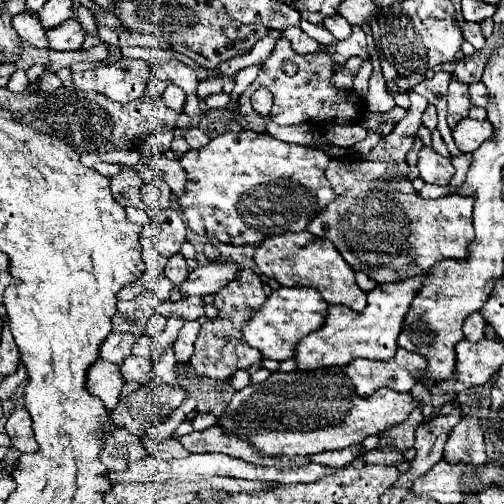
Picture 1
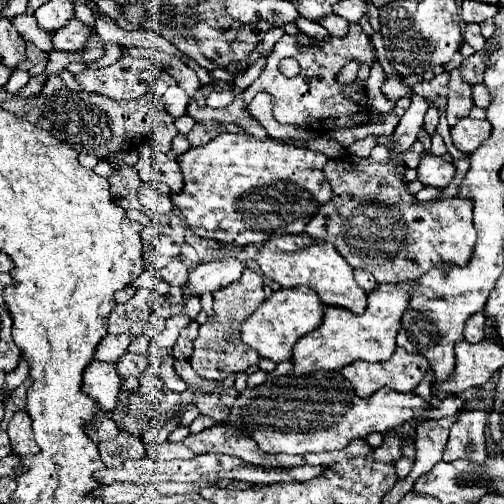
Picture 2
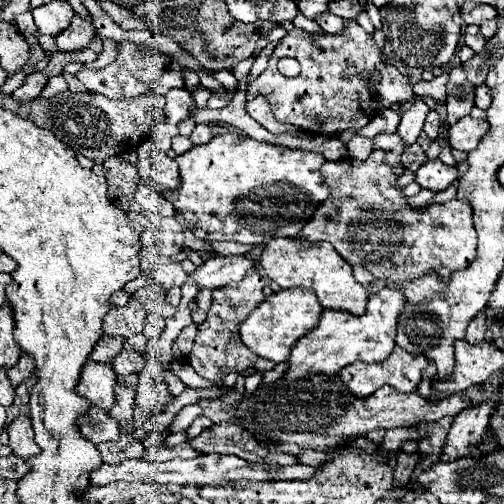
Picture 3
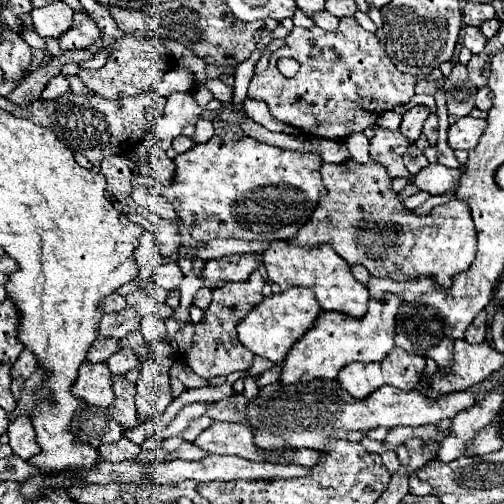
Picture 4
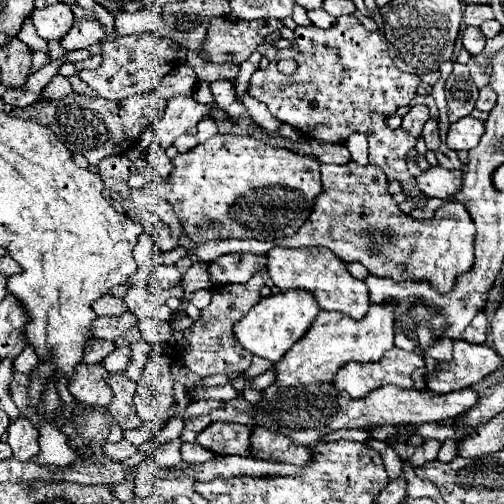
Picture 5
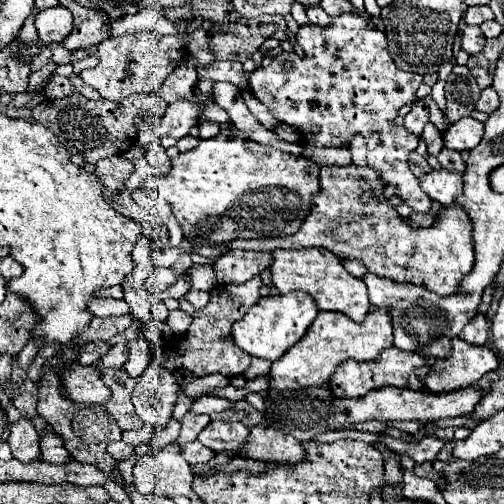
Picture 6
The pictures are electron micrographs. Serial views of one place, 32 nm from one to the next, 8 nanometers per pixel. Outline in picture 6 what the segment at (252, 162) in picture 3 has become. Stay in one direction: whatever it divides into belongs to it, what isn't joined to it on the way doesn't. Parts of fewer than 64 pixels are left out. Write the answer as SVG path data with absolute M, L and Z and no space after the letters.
M226 132L216 138L200 140L200 144L172 160L172 170L166 176L158 176L158 194L172 206L184 238L196 248L218 246L238 238L274 238L286 236L300 228L310 212L312 194L320 190L320 166L306 160L294 158L272 146L262 146L252 140L238 140Z

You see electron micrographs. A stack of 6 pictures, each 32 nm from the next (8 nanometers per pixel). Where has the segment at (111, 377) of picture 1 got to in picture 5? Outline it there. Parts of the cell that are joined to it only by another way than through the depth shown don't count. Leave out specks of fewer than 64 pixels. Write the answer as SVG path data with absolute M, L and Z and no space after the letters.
M76 364L74 376L68 378L68 390L74 400L90 406L108 406L112 390L106 384L106 368L102 364Z

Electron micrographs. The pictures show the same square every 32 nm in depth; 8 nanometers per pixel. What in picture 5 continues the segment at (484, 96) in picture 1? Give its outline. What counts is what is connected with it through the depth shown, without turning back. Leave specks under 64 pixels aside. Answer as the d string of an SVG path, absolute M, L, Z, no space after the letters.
M490 86L482 88L480 96L478 96L478 102L476 102L476 108L484 110L484 112L490 112L494 106L496 106L496 92Z

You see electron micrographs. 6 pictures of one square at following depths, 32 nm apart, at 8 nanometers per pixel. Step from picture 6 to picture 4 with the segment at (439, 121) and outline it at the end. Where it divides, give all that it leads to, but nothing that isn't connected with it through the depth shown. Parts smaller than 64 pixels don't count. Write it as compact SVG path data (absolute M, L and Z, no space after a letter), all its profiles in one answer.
M415 94L410 102L404 106L404 108L409 110L416 105L425 105L432 113L435 113L437 109L434 97L426 94Z

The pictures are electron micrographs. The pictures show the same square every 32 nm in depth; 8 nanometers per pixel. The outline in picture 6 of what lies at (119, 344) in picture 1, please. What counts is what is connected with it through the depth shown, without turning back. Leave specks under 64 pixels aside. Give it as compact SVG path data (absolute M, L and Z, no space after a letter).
M90 342L86 346L82 346L78 350L78 364L82 366L90 366L90 364L96 364L100 356L104 356L104 352L108 352L108 344L106 342Z

